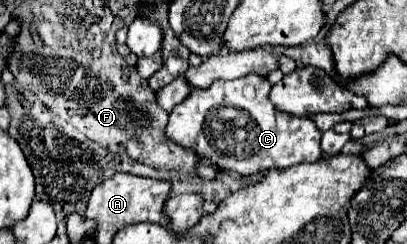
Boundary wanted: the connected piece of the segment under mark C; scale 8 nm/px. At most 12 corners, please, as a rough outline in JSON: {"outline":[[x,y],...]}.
{"outline":[[255,73],[193,89],[165,135],[243,177],[321,159]]}

